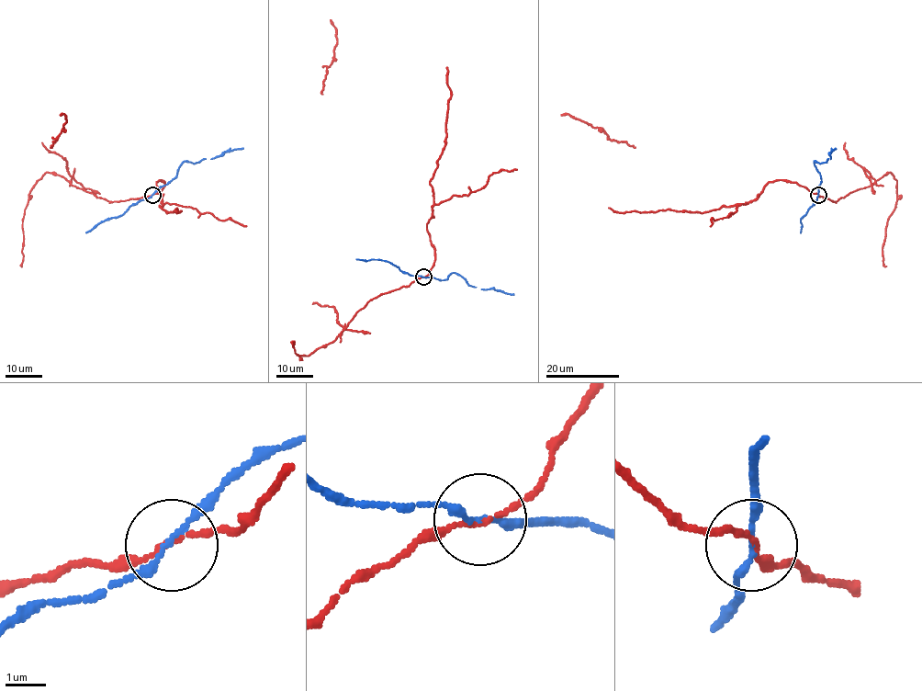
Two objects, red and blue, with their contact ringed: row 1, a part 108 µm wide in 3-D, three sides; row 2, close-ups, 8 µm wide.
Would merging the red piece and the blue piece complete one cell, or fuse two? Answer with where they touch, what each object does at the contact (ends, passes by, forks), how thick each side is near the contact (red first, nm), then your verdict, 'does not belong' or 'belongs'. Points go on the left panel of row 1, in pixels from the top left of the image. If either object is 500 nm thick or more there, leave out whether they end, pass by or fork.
at (152, 195); red passes by; blue passes by; 130 nm thick on the red side, 130 nm on the other; does not belong

